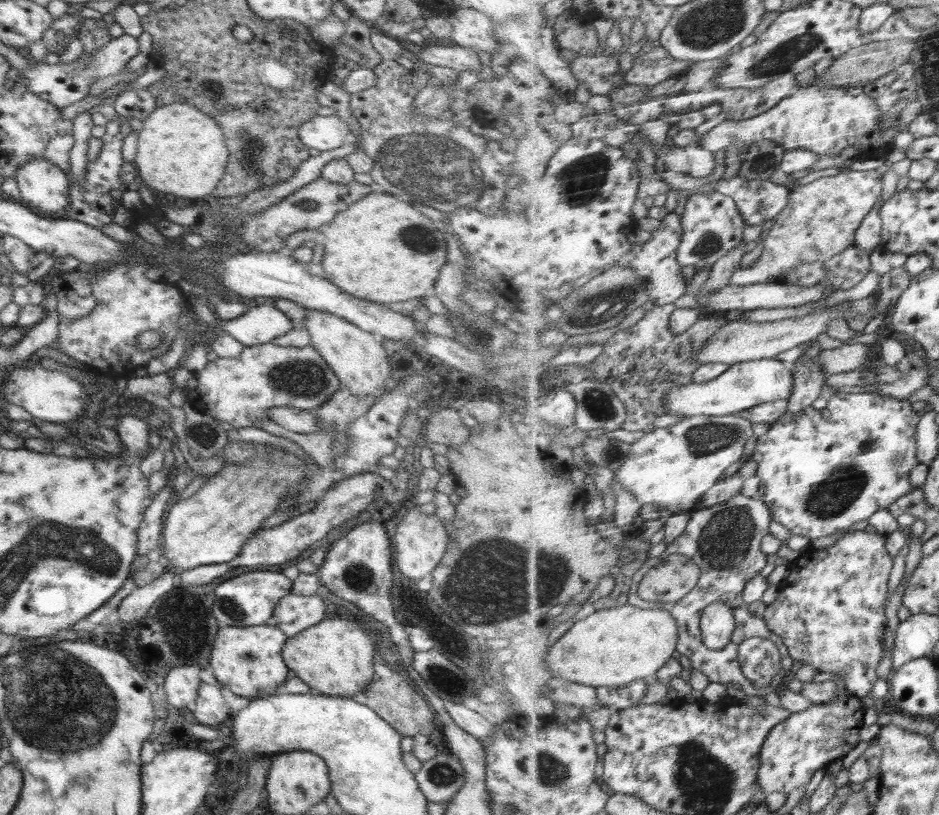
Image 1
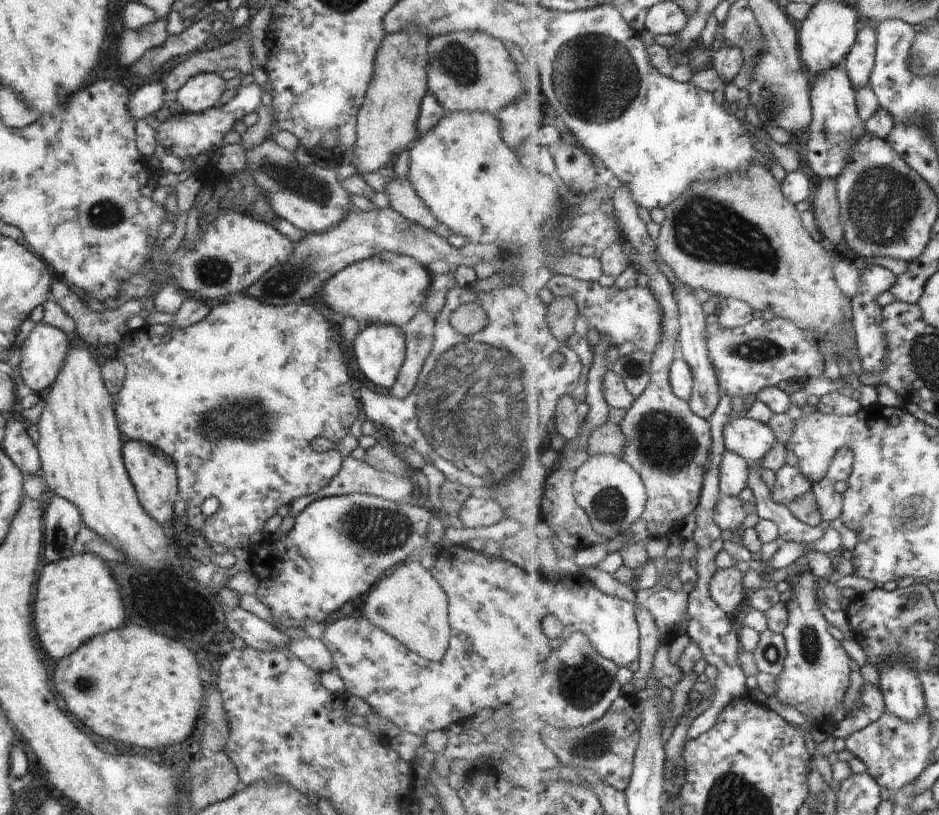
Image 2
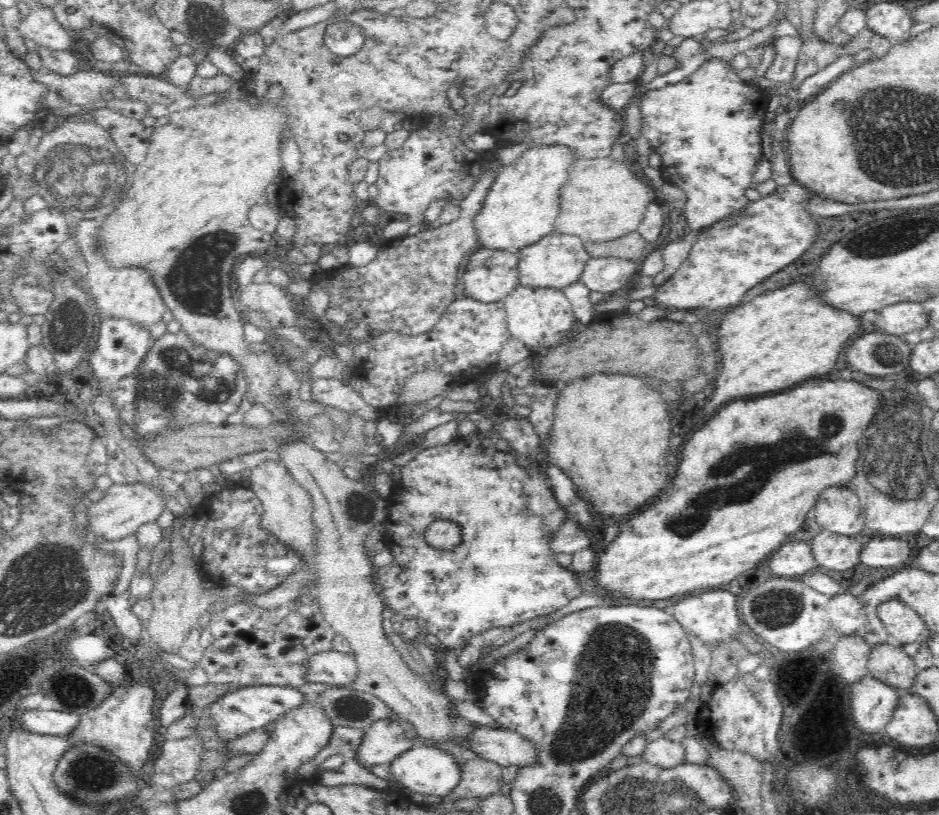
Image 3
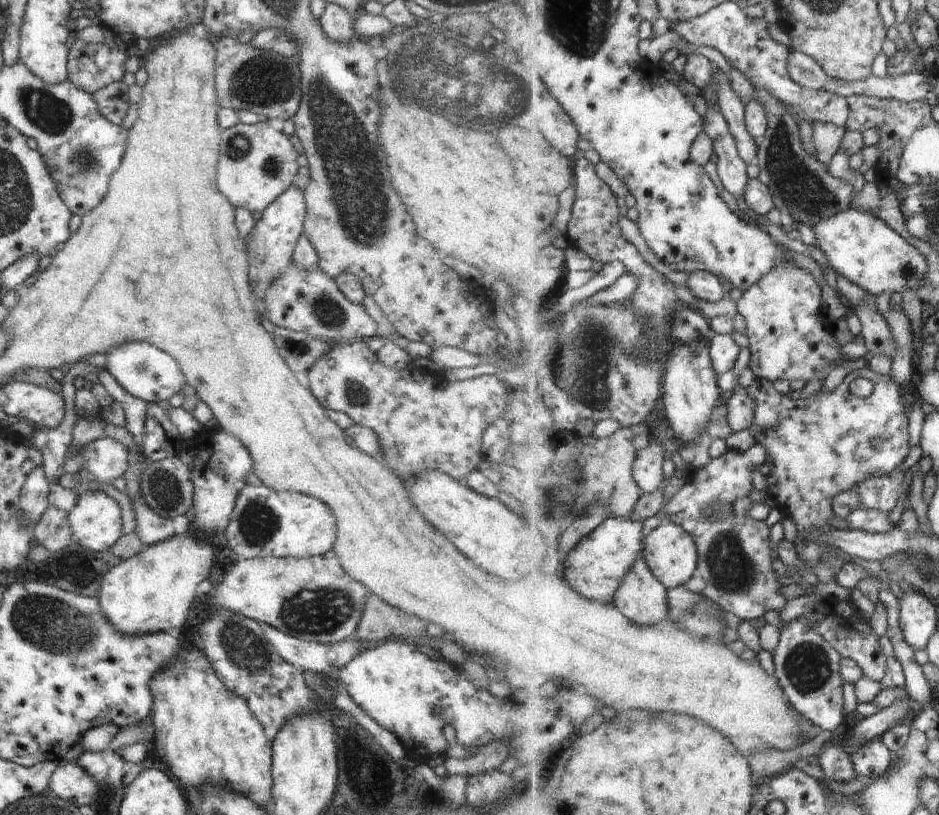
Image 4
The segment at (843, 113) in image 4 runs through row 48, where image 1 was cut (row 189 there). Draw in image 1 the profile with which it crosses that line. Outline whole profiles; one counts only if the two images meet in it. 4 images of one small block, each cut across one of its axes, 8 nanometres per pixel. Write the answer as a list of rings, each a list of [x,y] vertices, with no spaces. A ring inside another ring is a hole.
[[[742,174],[718,181],[721,193],[734,197],[750,226],[776,218],[790,204],[791,189],[770,180],[749,180]]]

